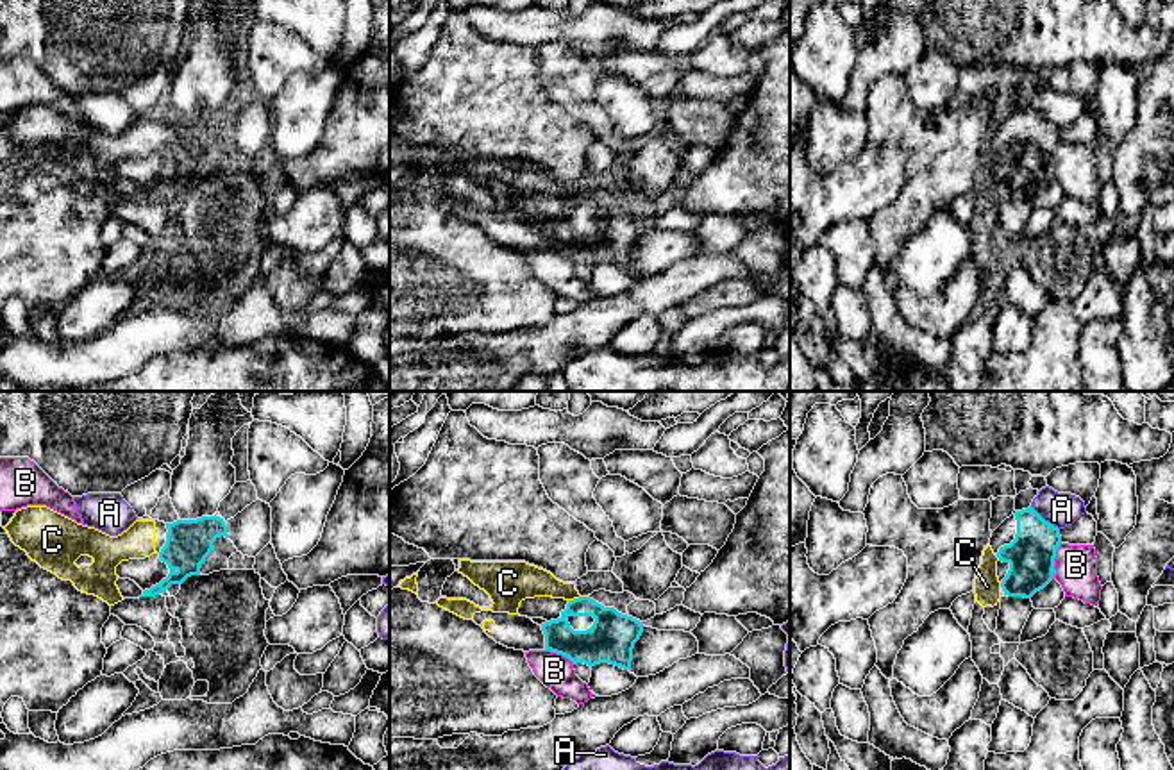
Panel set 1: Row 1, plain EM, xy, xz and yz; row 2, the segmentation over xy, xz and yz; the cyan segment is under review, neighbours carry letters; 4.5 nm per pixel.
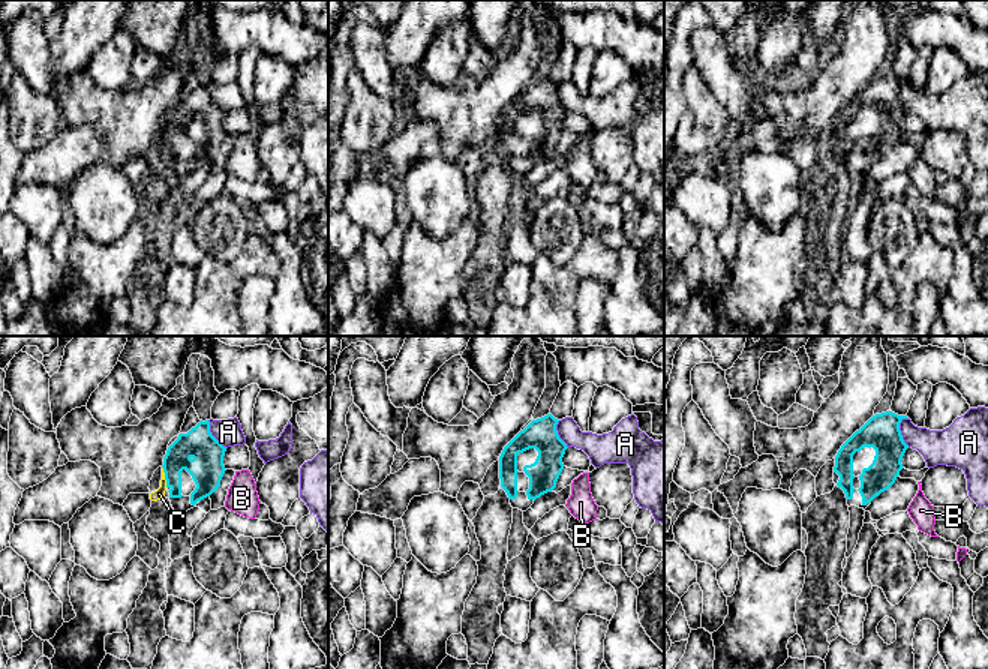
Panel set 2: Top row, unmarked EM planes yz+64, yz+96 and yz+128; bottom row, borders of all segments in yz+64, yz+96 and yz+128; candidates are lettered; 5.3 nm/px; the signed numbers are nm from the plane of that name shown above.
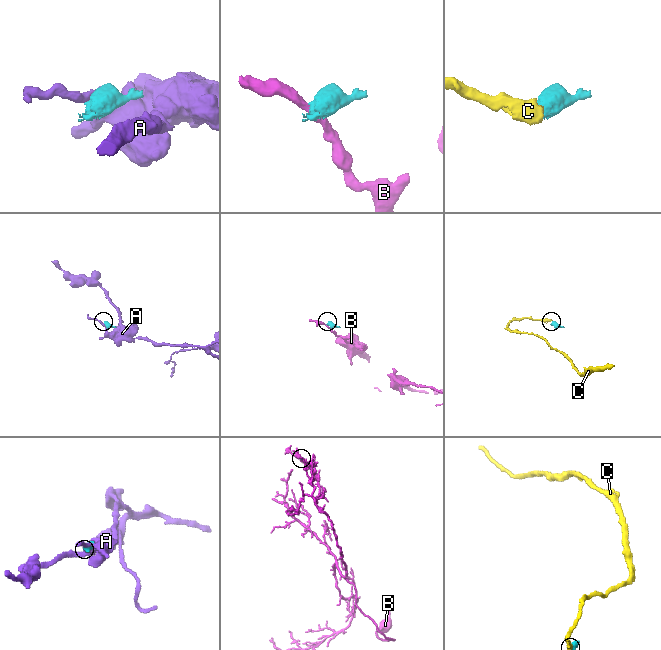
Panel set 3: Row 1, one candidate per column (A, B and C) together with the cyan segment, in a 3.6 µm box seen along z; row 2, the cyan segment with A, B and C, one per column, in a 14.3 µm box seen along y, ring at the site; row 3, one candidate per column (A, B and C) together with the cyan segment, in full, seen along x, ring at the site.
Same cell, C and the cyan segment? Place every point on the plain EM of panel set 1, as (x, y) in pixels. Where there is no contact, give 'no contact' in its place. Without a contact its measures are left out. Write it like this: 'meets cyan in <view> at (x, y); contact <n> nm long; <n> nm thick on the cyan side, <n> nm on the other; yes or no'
meets cyan in xz at (574, 199); contact 60 nm long; 220 nm thick on the cyan side, 160 nm on the other; yes

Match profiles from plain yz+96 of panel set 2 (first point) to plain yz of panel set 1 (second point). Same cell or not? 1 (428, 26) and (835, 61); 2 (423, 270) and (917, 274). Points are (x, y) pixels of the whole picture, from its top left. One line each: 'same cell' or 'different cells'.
1: different cells
2: different cells

